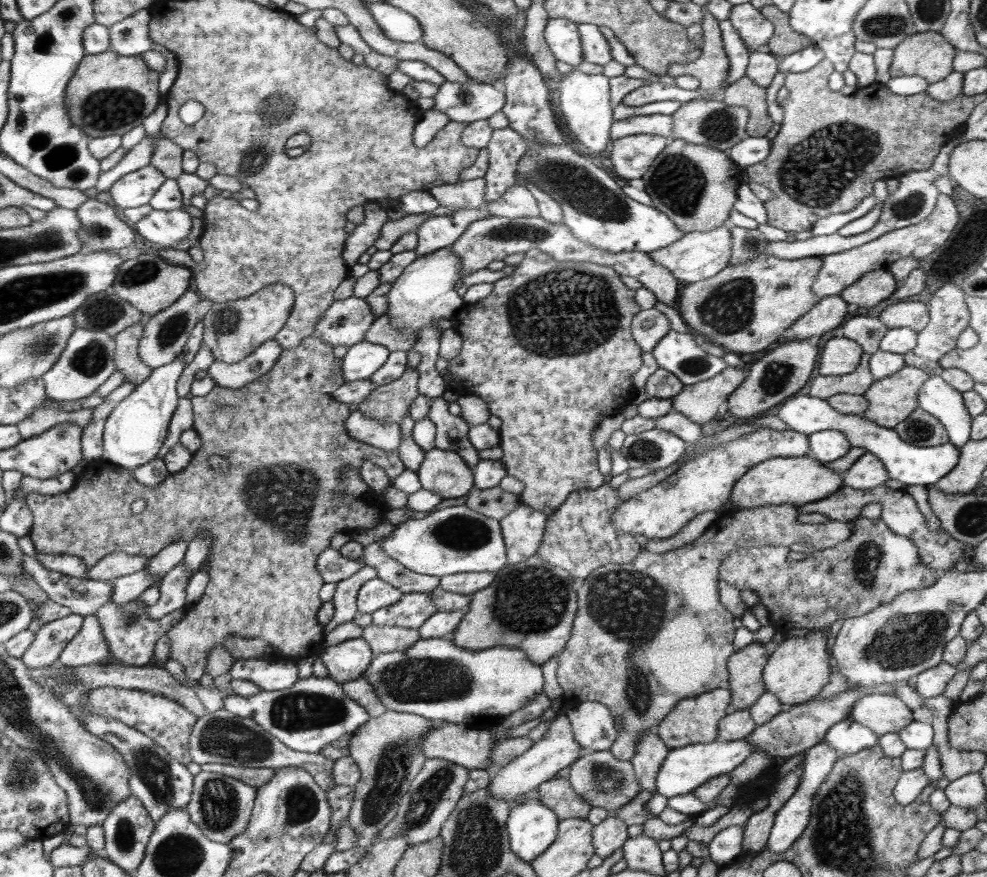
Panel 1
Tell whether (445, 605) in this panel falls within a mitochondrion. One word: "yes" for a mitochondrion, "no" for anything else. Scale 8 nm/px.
no

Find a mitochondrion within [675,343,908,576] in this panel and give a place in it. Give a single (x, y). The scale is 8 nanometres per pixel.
(776, 375)

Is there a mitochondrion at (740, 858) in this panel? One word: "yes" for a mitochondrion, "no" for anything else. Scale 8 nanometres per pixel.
no

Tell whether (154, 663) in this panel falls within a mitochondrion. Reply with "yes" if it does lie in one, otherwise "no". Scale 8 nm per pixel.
no

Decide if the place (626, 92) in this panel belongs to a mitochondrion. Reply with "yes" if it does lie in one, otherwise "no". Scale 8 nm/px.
no

